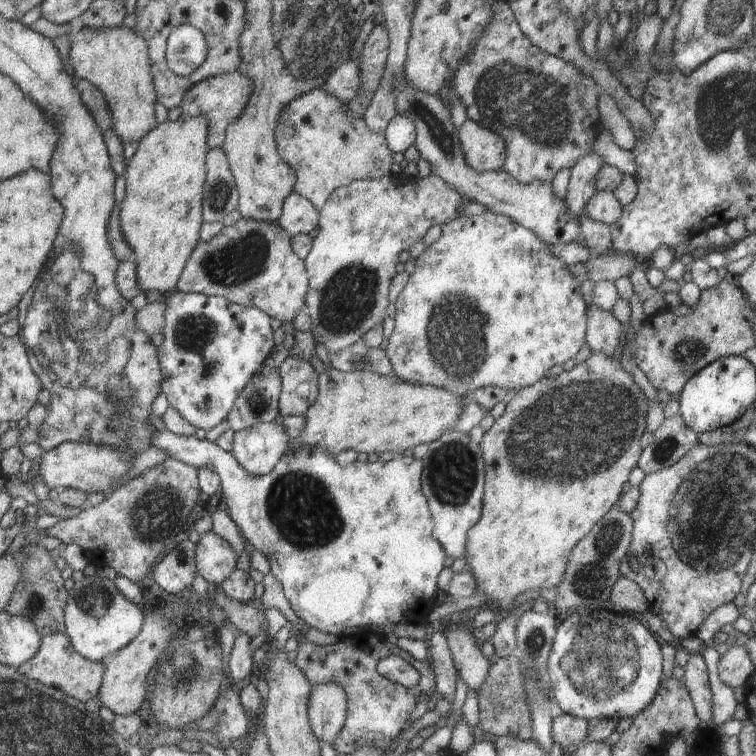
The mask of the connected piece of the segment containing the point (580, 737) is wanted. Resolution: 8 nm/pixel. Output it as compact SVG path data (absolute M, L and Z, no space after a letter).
M560 714L552 722L552 737L564 750L578 748L588 738L588 724L582 718Z

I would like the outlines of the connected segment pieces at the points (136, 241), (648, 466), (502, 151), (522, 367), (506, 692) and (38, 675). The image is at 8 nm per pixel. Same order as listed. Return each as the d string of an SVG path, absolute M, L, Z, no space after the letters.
M196 116L187 120L167 120L148 132L138 144L136 153L126 168L126 197L121 203L120 224L126 244L132 248L136 262L138 286L144 292L166 292L176 289L186 264L200 242L200 230L203 225L202 190L206 180L206 158L210 152L208 146L208 128L210 122L206 116Z
M680 414L665 418L653 434L654 442L644 448L638 464L646 475L670 468L699 443L699 436L684 425Z
M467 119L458 129L458 136L465 162L472 170L488 172L502 169L506 159L506 144L498 134Z
M486 211L480 216L454 218L442 226L442 236L434 244L430 244L416 259L416 270L410 274L408 284L396 302L397 314L394 317L396 326L392 336L385 341L383 348L392 364L395 376L410 384L436 386L436 388L448 390L460 397L471 396L478 388L488 388L488 386L504 388L504 390L515 393L518 389L541 381L552 367L562 366L570 358L575 358L586 343L586 303L583 302L580 284L578 279L572 276L568 266L552 254L542 241L530 230L526 230L524 226L516 224L510 218L491 211Z
M508 656L498 658L491 665L486 684L491 687L492 696L488 698L488 704L480 704L480 728L484 733L490 733L497 737L510 736L522 741L531 741L533 719L530 705L524 696L524 678L520 676L520 662L518 658Z
M65 633L42 636L36 656L16 669L23 676L42 685L56 688L64 695L84 704L98 697L105 672L101 662L88 662L86 658L81 658L80 654L76 654L76 650L72 648Z

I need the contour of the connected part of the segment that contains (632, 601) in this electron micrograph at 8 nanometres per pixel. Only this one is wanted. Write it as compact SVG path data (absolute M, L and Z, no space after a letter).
M620 577L612 588L610 601L620 606L621 612L633 616L642 616L643 612L649 610L648 602L644 592L632 580Z

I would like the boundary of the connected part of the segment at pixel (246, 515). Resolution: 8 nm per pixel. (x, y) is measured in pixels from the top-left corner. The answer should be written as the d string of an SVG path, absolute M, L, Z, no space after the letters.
M154 430L152 432L152 446L164 450L168 457L179 459L182 463L187 463L190 466L200 470L200 468L208 468L212 470L220 480L220 489L225 493L226 504L228 505L228 515L236 525L242 536L247 541L251 549L262 552L268 563L270 564L270 571L274 574L274 578L282 584L284 594L294 611L294 614L301 620L302 624L308 624L312 628L316 628L323 633L328 634L341 634L347 628L362 628L367 626L373 629L376 626L385 626L392 623L404 624L414 623L427 625L428 616L430 613L439 606L438 604L438 578L441 571L445 568L446 554L444 548L434 539L432 532L434 531L434 520L427 503L427 499L421 490L421 474L423 473L423 463L420 459L414 457L404 458L402 455L395 455L392 461L382 462L378 460L370 464L370 462L352 462L350 466L342 468L336 464L335 456L330 456L322 446L308 448L300 448L294 454L284 454L280 458L280 462L276 464L276 468L266 474L266 476L250 476L246 474L244 468L239 466L238 462L234 459L231 452L225 452L220 449L214 442L207 439L199 440L197 437L180 437L168 430L159 432Z

